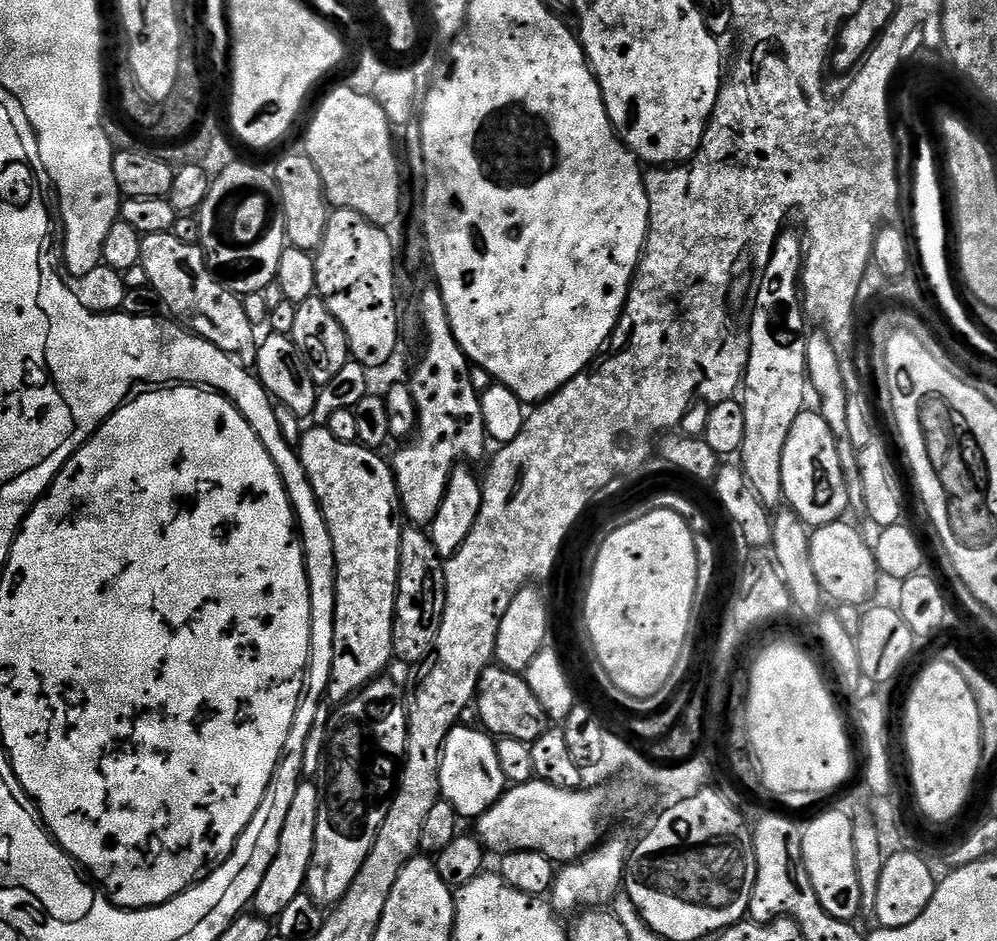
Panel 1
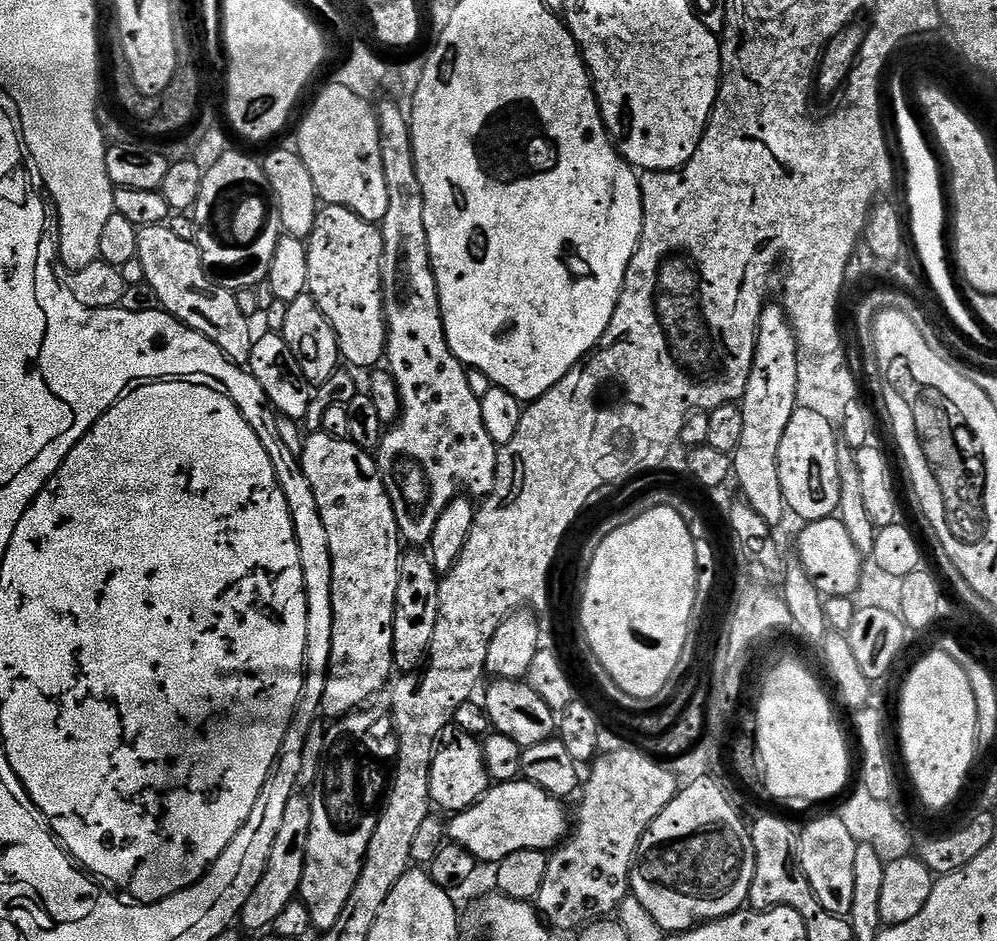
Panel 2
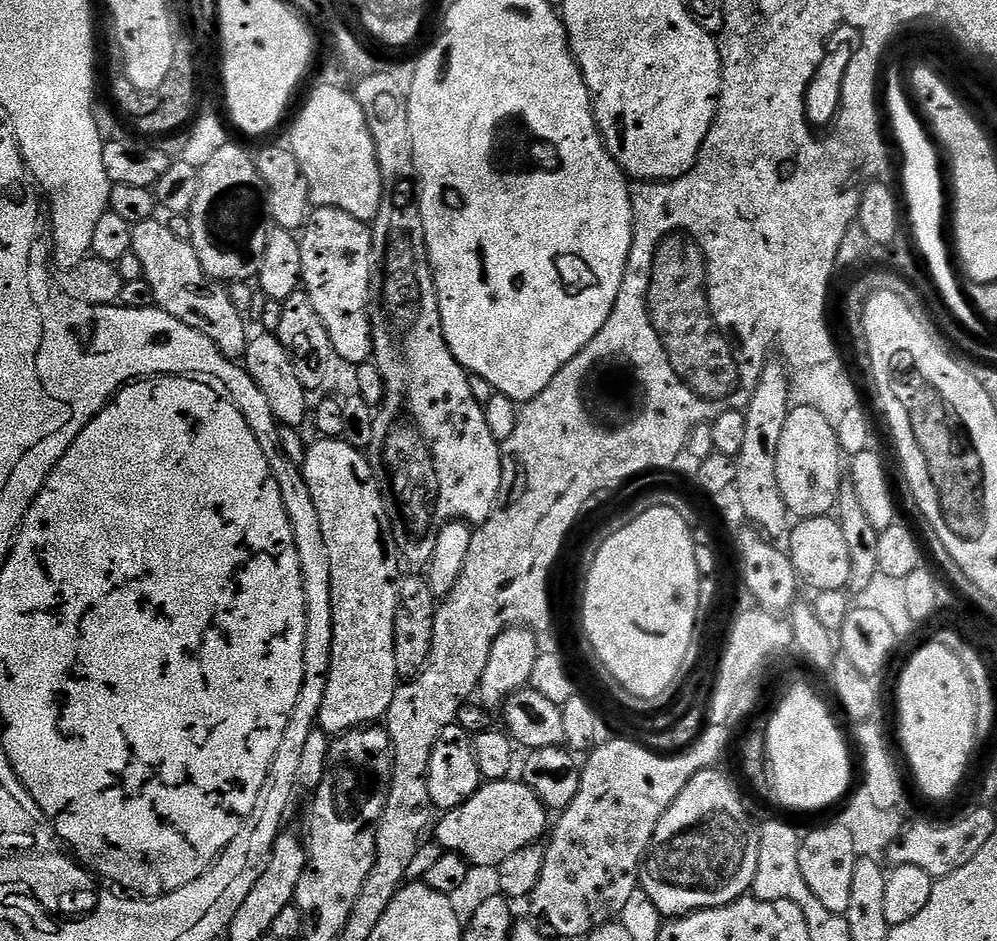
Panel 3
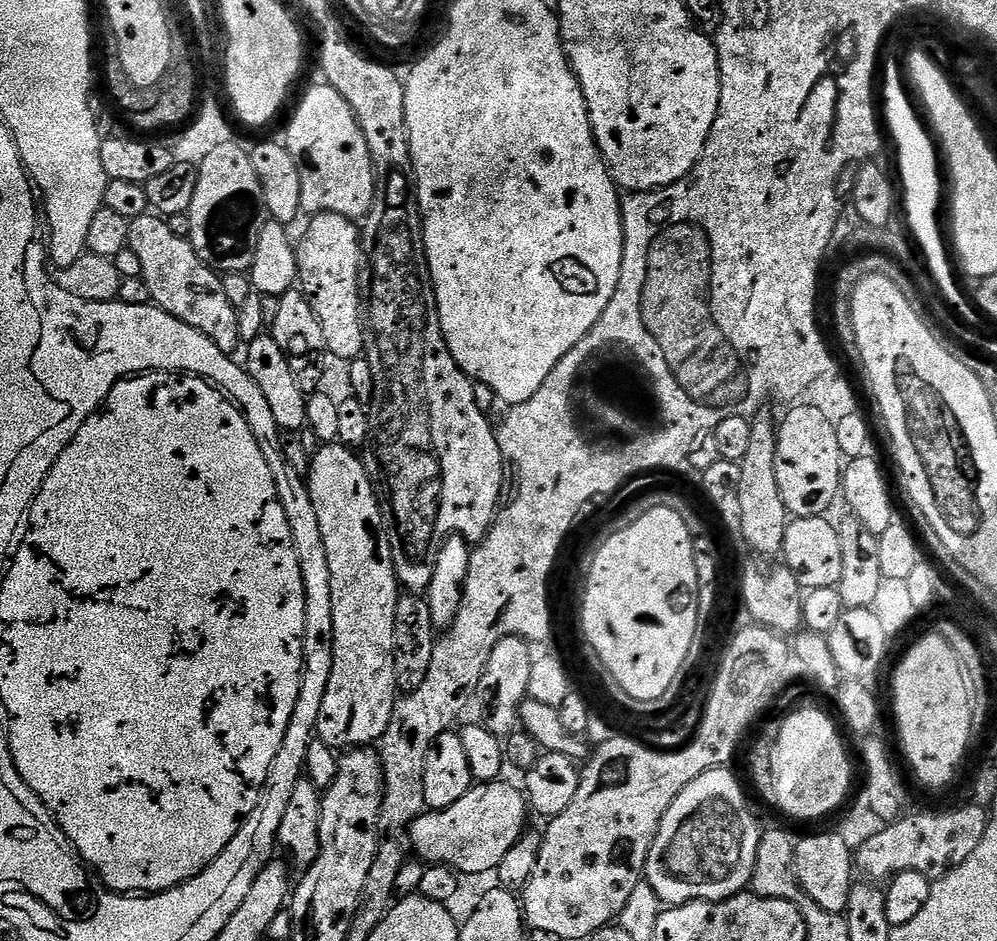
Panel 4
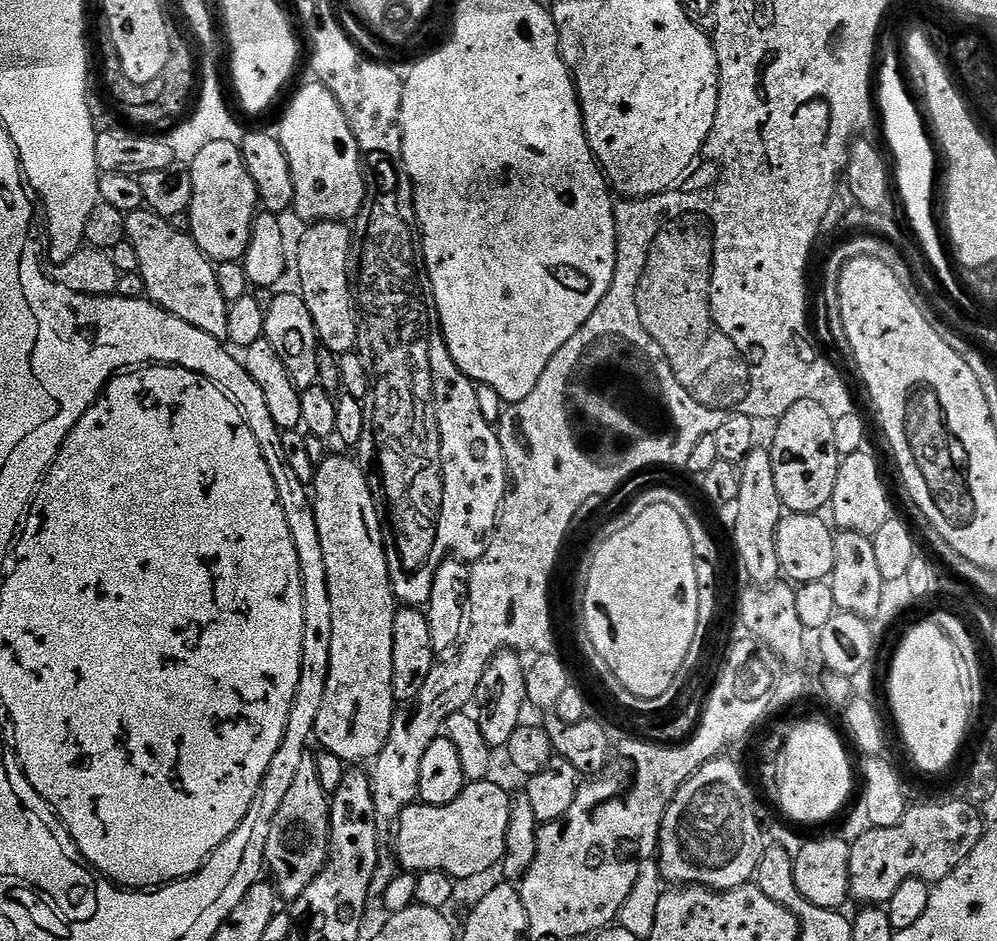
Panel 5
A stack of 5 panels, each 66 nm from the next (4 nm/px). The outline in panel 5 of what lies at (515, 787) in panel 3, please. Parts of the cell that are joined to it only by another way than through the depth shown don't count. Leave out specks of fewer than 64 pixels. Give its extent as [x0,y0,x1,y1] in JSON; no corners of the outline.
[394,779,508,881]

